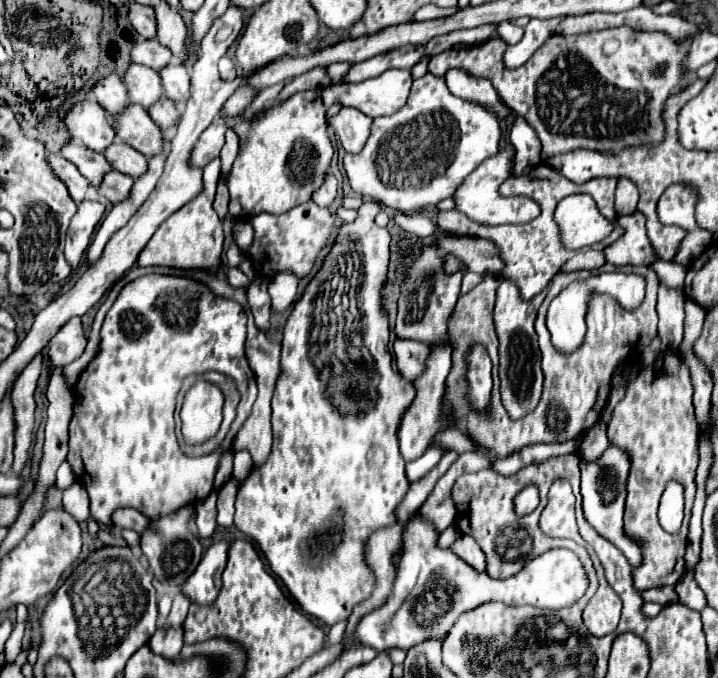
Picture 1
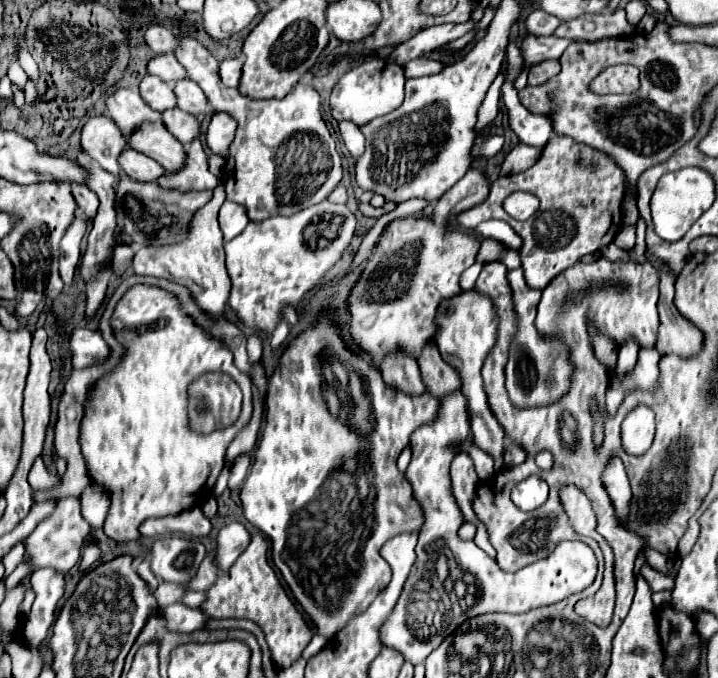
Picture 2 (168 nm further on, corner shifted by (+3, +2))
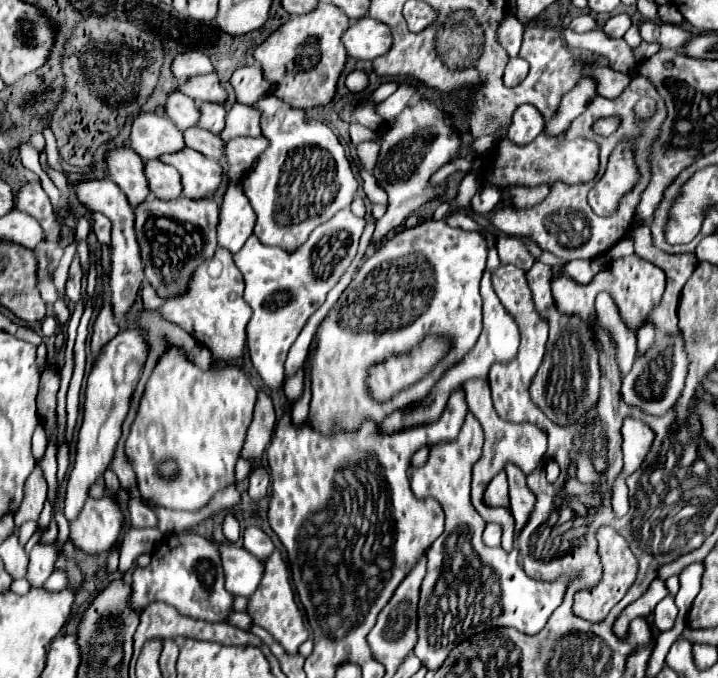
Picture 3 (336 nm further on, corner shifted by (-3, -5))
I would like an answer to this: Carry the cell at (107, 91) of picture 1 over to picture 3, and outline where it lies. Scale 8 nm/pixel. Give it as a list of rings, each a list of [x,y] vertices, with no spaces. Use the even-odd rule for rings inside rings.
[[[153,112],[139,114],[131,128],[129,146],[145,160],[157,160],[161,154],[177,152],[185,148],[183,132],[173,126],[167,116]]]

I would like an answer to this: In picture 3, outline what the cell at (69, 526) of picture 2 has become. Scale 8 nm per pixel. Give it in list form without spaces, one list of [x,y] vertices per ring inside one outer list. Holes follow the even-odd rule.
[[[89,498],[79,518],[71,522],[71,540],[87,554],[101,554],[107,552],[121,538],[123,530],[125,530],[125,514],[119,504],[115,504],[111,498],[101,498],[101,500]]]

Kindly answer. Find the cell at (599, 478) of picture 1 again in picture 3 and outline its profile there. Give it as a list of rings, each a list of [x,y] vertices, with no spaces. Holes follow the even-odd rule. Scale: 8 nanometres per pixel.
[[[666,596],[663,602],[659,602],[653,611],[654,624],[657,630],[671,630],[678,615],[678,608],[674,597]]]

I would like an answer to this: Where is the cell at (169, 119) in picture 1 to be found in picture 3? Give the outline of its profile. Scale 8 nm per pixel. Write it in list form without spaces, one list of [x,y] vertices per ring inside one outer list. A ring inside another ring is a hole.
[[[189,128],[183,132],[185,136],[185,144],[201,154],[205,154],[207,158],[213,160],[221,160],[225,156],[225,142],[221,140],[221,136],[215,136],[213,132],[207,132],[203,128]]]

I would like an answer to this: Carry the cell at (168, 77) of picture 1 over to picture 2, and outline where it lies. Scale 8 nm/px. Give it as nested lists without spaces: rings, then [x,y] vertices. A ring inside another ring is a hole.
[[[181,79],[179,83],[175,83],[173,91],[175,91],[175,97],[177,97],[179,109],[193,113],[193,115],[205,113],[207,99],[205,99],[205,95],[203,95],[203,91],[199,89],[197,83],[193,83],[191,79]]]

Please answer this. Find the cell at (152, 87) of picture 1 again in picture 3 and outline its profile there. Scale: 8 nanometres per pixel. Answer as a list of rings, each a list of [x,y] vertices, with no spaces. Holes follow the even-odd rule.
[[[173,92],[167,98],[167,106],[165,106],[167,116],[175,122],[175,126],[179,130],[187,130],[197,126],[199,122],[199,106],[193,98],[181,94],[181,92]]]

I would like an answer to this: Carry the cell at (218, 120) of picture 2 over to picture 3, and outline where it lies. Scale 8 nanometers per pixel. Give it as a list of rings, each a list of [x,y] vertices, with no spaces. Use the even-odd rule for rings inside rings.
[[[235,102],[227,114],[227,126],[221,132],[221,138],[227,142],[237,136],[259,136],[261,134],[261,110],[255,106],[245,106]]]

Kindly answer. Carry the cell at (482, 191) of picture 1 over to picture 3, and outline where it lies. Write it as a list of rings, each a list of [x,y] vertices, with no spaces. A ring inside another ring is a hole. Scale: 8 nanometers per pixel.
[[[429,220],[417,228],[397,232],[367,258],[315,332],[317,344],[307,364],[307,376],[311,380],[309,426],[315,426],[317,432],[325,436],[357,432],[365,420],[381,422],[381,418],[393,410],[409,408],[427,398],[433,384],[461,362],[481,334],[479,282],[487,256],[487,242],[479,232],[451,228],[445,220]],[[435,334],[449,336],[453,344],[453,350],[443,362],[445,366],[437,366],[423,382],[399,392],[389,400],[389,406],[375,404],[365,392],[363,370],[367,370],[371,362],[407,352],[425,336]]]

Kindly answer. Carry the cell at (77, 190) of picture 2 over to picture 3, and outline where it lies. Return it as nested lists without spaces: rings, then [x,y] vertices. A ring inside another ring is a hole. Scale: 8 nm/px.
[[[93,212],[93,232],[103,246],[111,248],[111,222],[101,212]]]

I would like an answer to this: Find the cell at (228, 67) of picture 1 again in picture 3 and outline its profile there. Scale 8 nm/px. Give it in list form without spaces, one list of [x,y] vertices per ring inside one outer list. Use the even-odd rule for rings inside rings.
[[[245,66],[233,72],[231,86],[235,90],[237,102],[241,104],[255,104],[257,98],[263,98],[273,90],[273,84],[263,76],[261,66]]]

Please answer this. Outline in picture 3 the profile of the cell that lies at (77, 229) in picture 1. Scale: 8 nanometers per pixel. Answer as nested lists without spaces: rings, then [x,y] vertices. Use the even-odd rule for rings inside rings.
[[[79,256],[73,258],[71,268],[69,268],[69,278],[67,278],[67,296],[73,302],[81,300],[81,266],[79,266]]]

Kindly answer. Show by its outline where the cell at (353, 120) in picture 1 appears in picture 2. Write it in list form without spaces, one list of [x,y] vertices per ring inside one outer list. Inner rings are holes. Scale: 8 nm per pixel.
[[[343,121],[343,123],[339,123],[339,131],[341,131],[341,137],[343,137],[345,147],[349,149],[349,153],[353,157],[361,157],[363,149],[365,149],[365,137],[361,133],[361,127],[355,125],[355,123]]]

